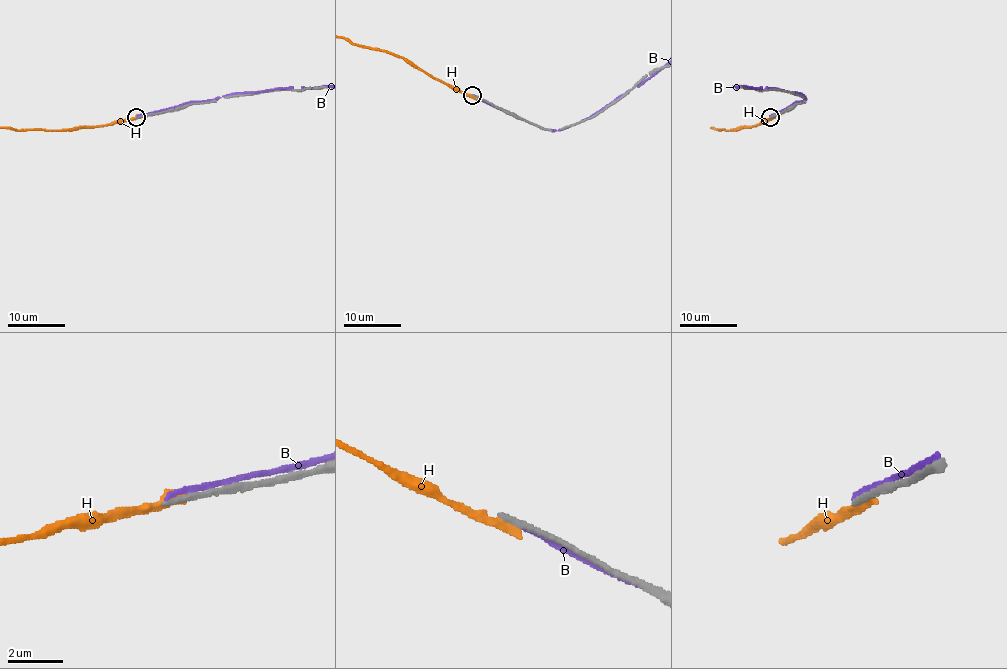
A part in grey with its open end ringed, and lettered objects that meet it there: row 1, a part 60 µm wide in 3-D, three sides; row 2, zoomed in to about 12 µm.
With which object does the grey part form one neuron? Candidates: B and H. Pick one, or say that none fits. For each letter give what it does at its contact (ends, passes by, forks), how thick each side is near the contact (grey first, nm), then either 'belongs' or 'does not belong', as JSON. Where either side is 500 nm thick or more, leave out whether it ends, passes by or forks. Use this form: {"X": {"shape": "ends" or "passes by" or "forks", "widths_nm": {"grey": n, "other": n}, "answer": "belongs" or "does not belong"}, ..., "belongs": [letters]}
{"B": {"shape": "passes by", "widths_nm": {"grey": 190, "other": 170}, "answer": "does not belong"}, "H": {"shape": "ends", "widths_nm": {"grey": 240, "other": 360}, "answer": "does not belong"}, "belongs": []}

